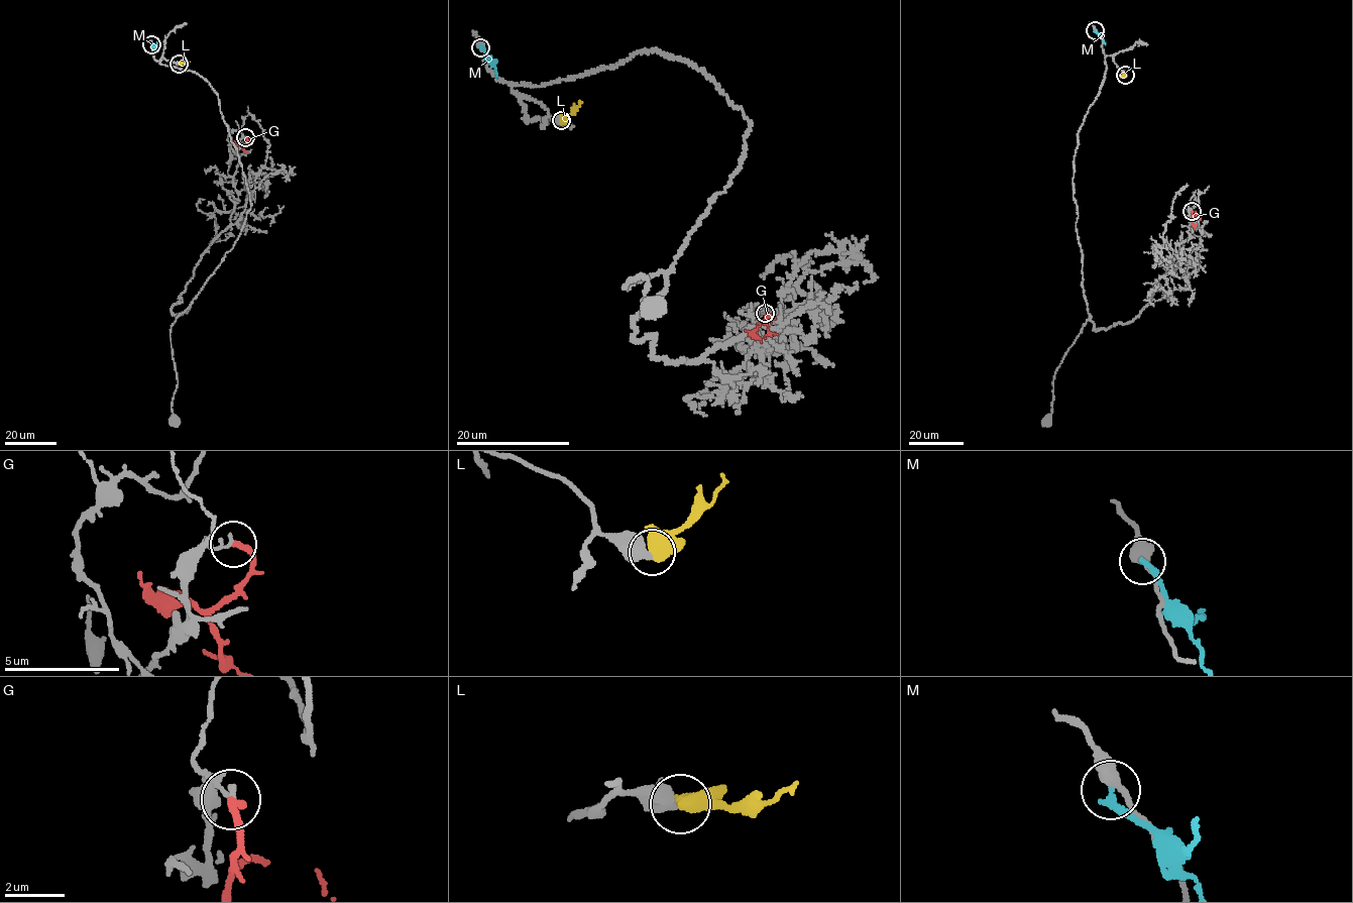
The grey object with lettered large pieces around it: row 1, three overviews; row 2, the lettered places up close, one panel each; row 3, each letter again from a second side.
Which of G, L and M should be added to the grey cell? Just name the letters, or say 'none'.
none

